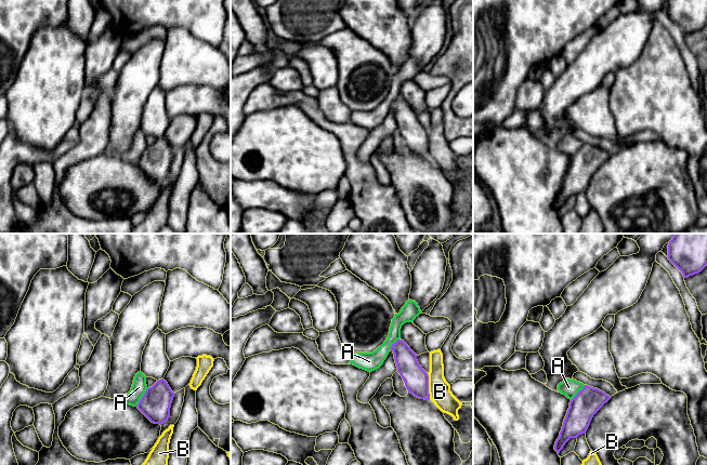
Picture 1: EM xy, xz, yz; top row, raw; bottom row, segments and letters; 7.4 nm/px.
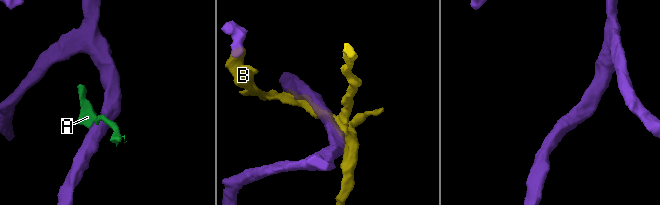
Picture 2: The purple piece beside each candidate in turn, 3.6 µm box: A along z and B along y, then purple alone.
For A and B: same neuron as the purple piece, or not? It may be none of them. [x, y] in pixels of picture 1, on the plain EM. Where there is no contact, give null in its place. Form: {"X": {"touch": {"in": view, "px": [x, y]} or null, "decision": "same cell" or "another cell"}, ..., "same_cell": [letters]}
{"A": {"touch": {"in": "xy", "px": [142, 155]}, "decision": "another cell"}, "B": {"touch": {"in": "xz", "px": [428, 144]}, "decision": "another cell"}, "same_cell": []}

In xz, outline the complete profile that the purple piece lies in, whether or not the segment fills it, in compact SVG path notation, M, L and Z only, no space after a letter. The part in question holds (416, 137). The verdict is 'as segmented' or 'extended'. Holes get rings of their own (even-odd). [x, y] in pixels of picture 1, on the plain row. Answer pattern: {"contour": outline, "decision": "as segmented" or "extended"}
{"contour": "M402 97L392 102L397 130L402 134L408 150L419 157L430 158L429 133L417 118L417 112Z", "decision": "as segmented"}

